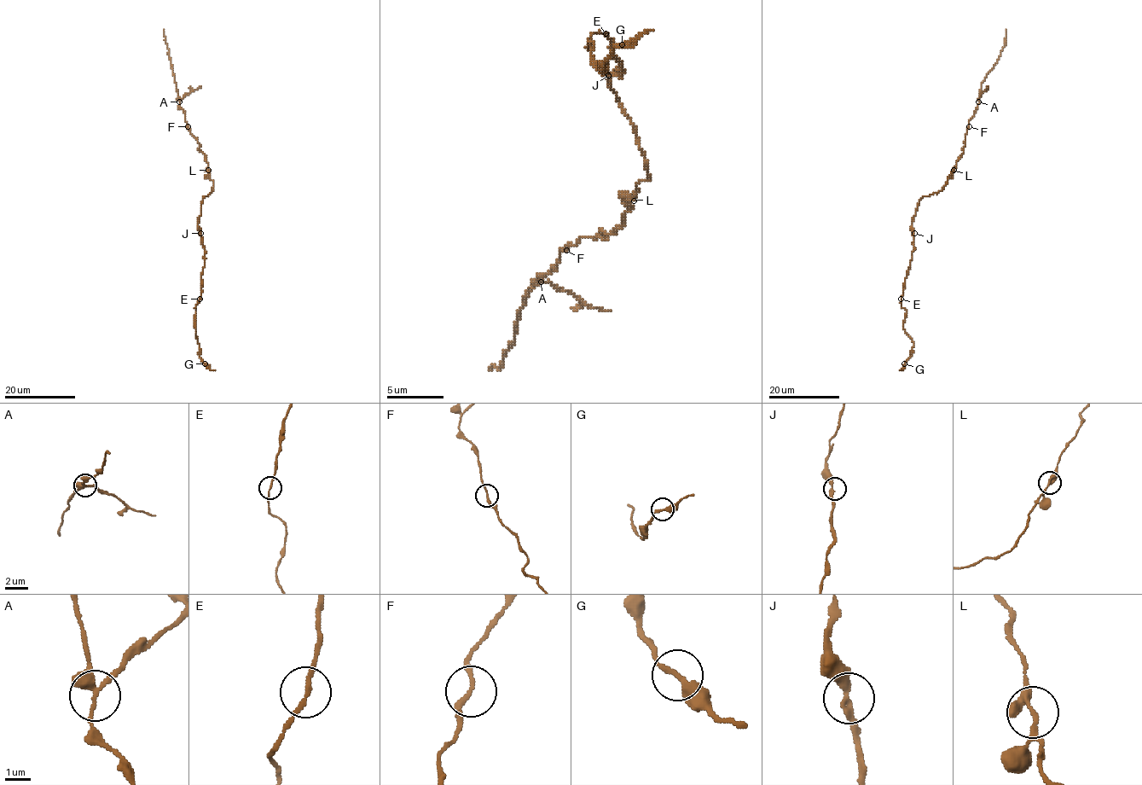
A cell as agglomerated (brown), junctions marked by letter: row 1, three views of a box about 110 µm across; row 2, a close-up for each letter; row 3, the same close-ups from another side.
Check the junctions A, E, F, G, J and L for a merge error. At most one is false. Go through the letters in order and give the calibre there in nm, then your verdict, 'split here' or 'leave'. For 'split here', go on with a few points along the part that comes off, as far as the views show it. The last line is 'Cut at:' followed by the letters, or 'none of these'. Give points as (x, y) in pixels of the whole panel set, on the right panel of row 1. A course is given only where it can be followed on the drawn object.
A: 260 nm thick; split here; foreign part runs (979, 101), (988, 86)
E: 140 nm thick; leave
F: 180 nm thick; leave
G: 240 nm thick; leave
J: 240 nm thick; leave
L: 200 nm thick; leave
Cut at: A

